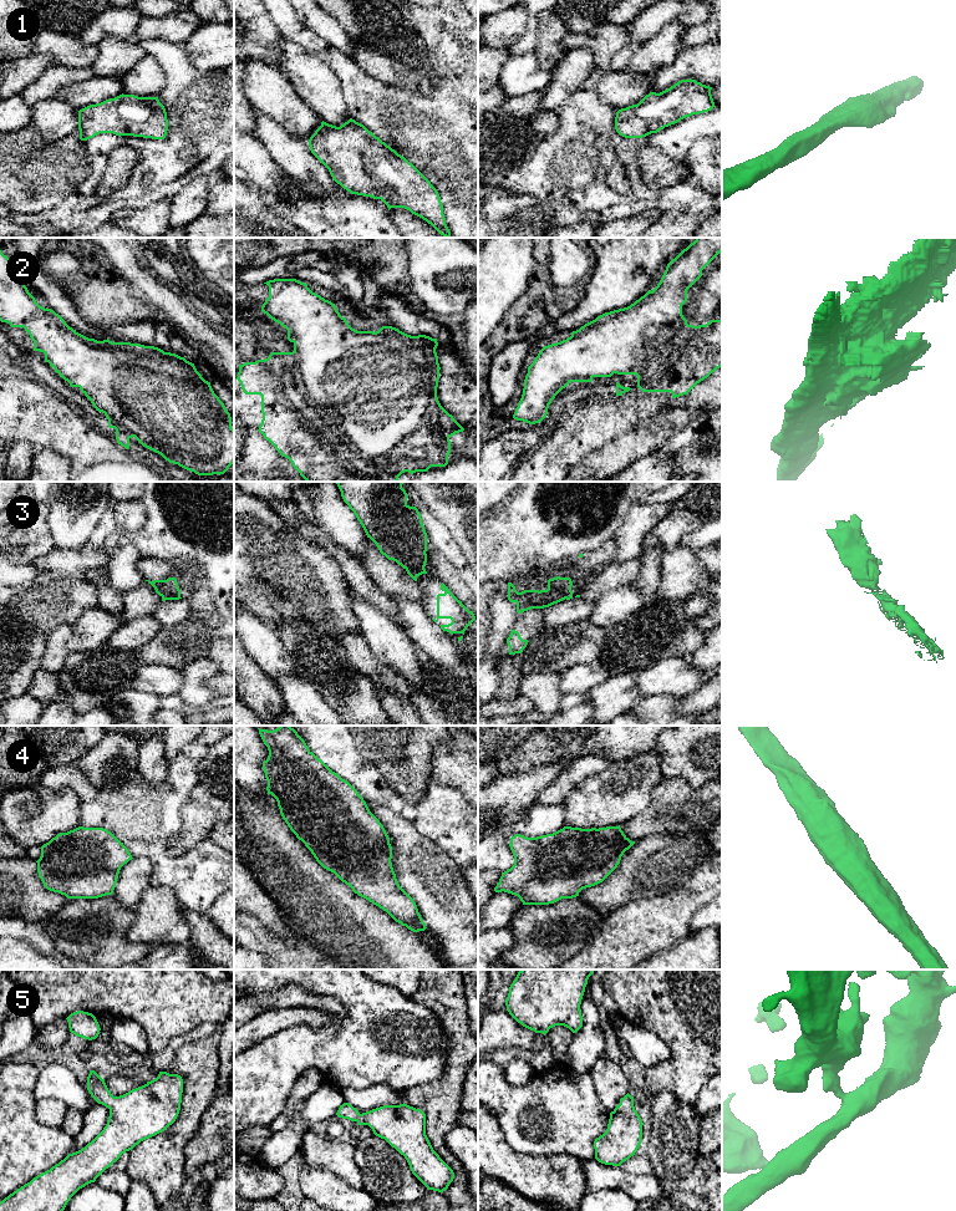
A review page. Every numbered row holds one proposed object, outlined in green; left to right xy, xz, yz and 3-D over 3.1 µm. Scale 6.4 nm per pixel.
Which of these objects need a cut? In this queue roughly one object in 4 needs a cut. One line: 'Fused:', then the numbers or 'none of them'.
Fused: 3

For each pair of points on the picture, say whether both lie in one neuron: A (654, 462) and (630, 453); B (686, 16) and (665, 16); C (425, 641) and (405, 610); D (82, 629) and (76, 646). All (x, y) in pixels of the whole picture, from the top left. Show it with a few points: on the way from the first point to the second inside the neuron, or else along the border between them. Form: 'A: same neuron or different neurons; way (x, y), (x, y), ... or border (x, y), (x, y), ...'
A: different neurons; border (657, 448), (625, 468)
B: same neuron; way (681, 15), (670, 15)
C: same neuron; way (425, 634), (412, 617)
D: same neuron; way (82, 632), (82, 639), (79, 642)

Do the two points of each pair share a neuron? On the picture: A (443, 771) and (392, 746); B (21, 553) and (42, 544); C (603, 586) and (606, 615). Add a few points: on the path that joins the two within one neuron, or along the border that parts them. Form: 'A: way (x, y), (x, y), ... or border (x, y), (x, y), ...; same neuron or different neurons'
A: border (448, 739), (435, 749), (431, 773); different neurons
B: way (26, 548), (30, 544), (37, 544); same neuron
C: border (630, 584), (609, 590), (595, 600); different neurons

